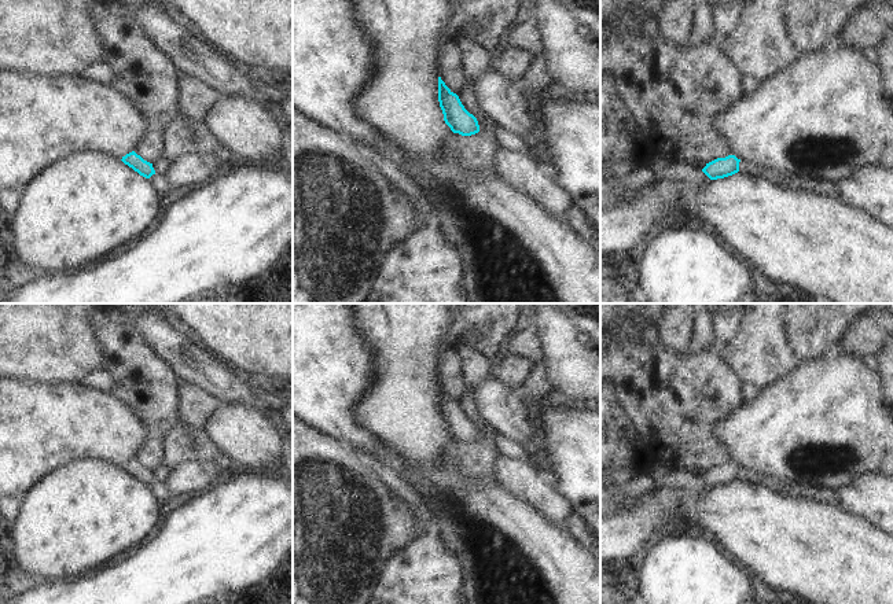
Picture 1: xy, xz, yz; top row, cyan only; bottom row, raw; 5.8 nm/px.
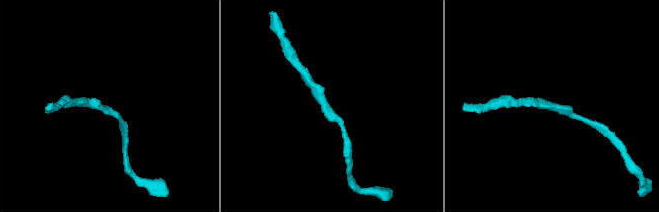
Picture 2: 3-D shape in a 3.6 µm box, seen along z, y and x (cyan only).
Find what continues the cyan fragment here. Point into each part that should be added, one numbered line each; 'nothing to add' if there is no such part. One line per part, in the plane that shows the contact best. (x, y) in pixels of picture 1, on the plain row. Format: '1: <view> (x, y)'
nothing to add

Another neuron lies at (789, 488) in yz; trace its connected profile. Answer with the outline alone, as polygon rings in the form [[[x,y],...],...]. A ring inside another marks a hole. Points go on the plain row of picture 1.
[[[745,467],[739,469],[739,479],[743,482],[750,482],[754,485],[767,486],[775,491],[779,491],[786,496],[793,496],[795,498],[806,498],[809,501],[817,501],[820,504],[838,504],[838,493],[824,489],[815,487],[811,485],[800,485],[787,479],[775,479],[772,476],[765,476],[758,472],[751,472]]]

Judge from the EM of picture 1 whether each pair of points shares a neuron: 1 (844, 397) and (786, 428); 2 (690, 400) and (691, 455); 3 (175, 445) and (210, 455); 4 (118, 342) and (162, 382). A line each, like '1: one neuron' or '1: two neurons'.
1: one neuron
2: one neuron
3: one neuron
4: one neuron

